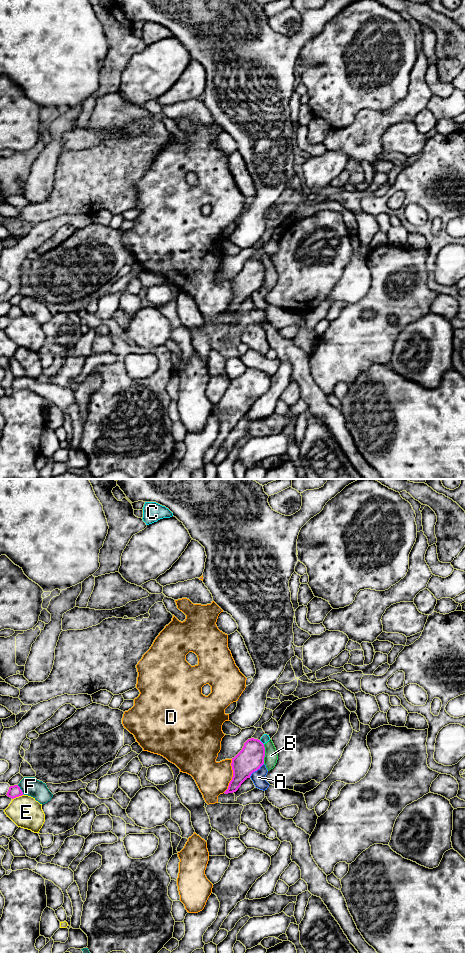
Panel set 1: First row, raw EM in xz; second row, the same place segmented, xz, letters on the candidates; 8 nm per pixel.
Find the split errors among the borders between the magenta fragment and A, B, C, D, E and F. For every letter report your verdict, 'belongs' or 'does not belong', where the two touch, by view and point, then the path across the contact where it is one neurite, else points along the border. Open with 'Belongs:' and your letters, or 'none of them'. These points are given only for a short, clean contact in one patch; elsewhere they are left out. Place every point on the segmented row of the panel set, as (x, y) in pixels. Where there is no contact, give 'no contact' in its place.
Belongs: none of them
A: does not belong; meets magenta in xz at (255, 770); border along xz (263, 763), (249, 777)
B: does not belong; meets magenta in xz at (264, 754); border along xz (263, 744), (264, 763)
C: does not belong; meets magenta in xz at (261, 742); border along xz (259, 740), (263, 744)
D: does not belong; meets magenta in xz at (233, 776)
E: does not belong; meets magenta in xz at (17, 796)
F: does not belong; meets magenta in xz at (21, 790)

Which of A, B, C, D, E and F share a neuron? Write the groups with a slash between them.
A B C / D / E / F

